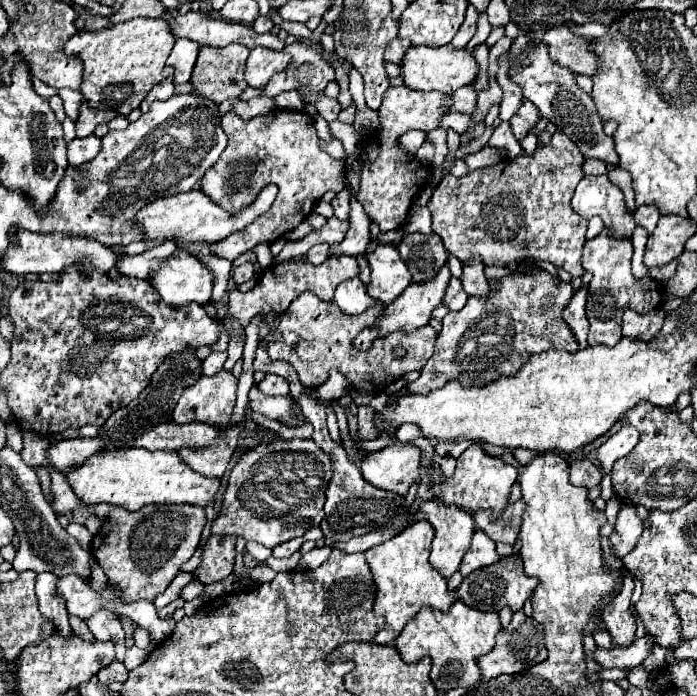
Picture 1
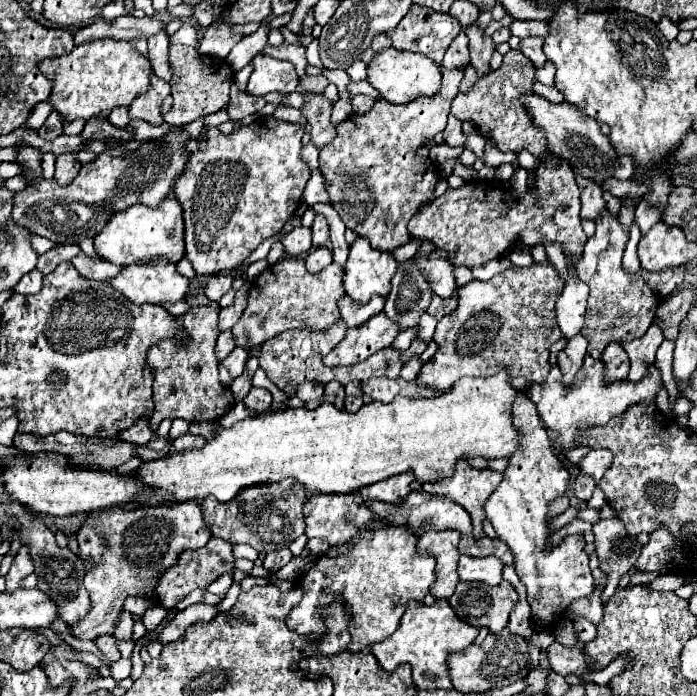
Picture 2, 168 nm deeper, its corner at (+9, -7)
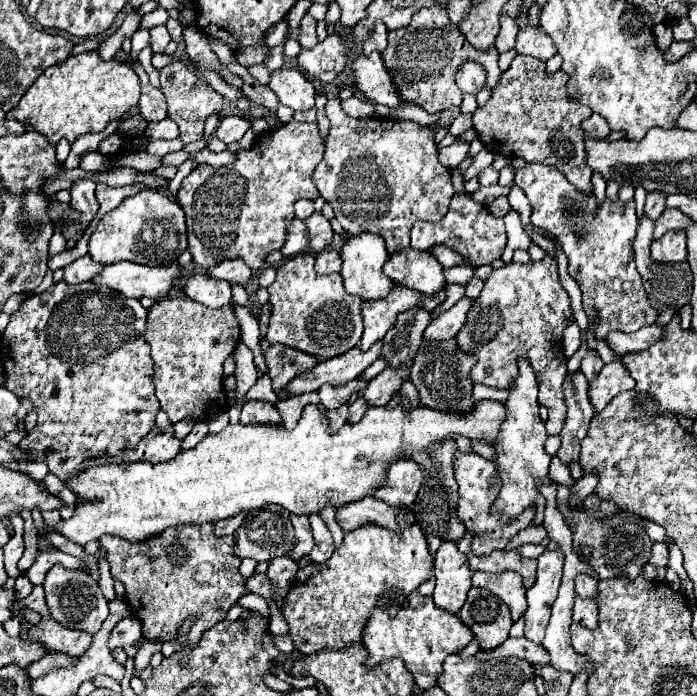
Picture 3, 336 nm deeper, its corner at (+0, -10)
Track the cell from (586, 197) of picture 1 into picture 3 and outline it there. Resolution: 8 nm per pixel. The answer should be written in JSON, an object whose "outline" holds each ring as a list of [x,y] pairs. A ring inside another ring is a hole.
{"outline":[[[517,56],[507,72],[503,72],[499,84],[495,86],[491,100],[483,106],[477,108],[473,114],[473,128],[477,132],[477,138],[487,144],[485,148],[491,150],[493,154],[501,156],[519,156],[527,164],[529,162],[541,162],[541,164],[553,164],[557,166],[567,180],[577,188],[577,190],[591,190],[591,174],[593,170],[589,164],[585,164],[585,142],[581,140],[581,122],[589,118],[593,112],[585,108],[583,104],[577,104],[577,100],[567,96],[567,76],[565,72],[555,72],[547,74],[545,62],[531,58],[531,56]]]}

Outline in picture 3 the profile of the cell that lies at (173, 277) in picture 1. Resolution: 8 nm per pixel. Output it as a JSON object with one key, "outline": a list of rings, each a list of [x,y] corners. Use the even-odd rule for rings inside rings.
{"outline":[[[117,262],[117,264],[105,264],[103,270],[91,280],[95,284],[113,288],[127,298],[163,298],[169,294],[175,282],[179,282],[179,268],[167,266],[167,268],[151,268],[141,266],[133,262]]]}

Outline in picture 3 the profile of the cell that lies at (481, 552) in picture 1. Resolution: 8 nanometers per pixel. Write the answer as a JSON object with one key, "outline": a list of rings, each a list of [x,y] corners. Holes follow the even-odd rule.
{"outline":[[[473,572],[473,586],[487,588],[495,596],[499,596],[511,610],[513,622],[517,622],[527,608],[527,598],[525,598],[525,586],[521,582],[521,576],[515,572],[501,572],[501,574],[491,574],[491,572]]]}

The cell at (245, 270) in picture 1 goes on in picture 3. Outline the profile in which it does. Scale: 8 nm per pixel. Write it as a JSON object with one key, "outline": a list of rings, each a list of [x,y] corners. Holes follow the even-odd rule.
{"outline":[[[189,274],[183,282],[185,296],[209,308],[221,308],[231,302],[231,284],[227,280],[215,280],[207,274]]]}

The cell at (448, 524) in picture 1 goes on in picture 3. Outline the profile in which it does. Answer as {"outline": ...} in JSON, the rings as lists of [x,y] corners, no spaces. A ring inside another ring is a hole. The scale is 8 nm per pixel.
{"outline":[[[443,542],[435,554],[433,572],[437,576],[431,596],[435,606],[457,614],[465,604],[467,592],[471,590],[471,570],[467,566],[467,556],[457,550],[455,542]]]}

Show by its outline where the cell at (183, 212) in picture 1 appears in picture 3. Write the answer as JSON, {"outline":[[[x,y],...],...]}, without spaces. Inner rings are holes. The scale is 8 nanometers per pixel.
{"outline":[[[141,190],[135,196],[125,198],[115,210],[105,214],[97,228],[89,236],[89,256],[101,264],[113,264],[121,260],[169,266],[175,264],[181,252],[187,248],[185,214],[181,206],[159,190]]]}

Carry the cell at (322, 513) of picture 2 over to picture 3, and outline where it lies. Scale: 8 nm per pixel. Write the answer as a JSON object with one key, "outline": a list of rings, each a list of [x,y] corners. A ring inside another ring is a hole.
{"outline":[[[291,514],[293,520],[293,528],[295,530],[295,540],[297,544],[293,546],[293,550],[287,554],[291,560],[299,562],[303,556],[309,556],[311,548],[313,548],[313,534],[311,534],[311,526],[309,526],[309,518],[307,515]]]}

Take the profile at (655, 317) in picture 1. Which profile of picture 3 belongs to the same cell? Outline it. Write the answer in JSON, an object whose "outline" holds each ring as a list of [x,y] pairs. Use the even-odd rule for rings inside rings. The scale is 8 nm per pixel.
{"outline":[[[619,360],[605,364],[603,370],[595,376],[595,380],[589,382],[589,400],[595,408],[595,414],[599,414],[617,394],[633,388],[635,382]]]}

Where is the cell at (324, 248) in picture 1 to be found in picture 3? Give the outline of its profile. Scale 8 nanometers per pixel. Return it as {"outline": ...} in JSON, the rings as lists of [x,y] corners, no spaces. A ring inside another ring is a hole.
{"outline":[[[325,250],[315,256],[315,270],[319,274],[333,274],[341,270],[341,256],[335,250]]]}

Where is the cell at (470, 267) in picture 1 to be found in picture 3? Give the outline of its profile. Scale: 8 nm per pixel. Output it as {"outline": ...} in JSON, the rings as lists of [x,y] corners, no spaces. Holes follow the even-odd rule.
{"outline":[[[413,248],[393,252],[385,262],[383,272],[393,282],[427,296],[437,294],[441,288],[445,288],[443,266],[429,252],[417,252]]]}

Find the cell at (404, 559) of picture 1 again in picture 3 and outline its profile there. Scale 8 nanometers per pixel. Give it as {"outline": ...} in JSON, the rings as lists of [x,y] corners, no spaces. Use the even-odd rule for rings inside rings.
{"outline":[[[409,512],[397,514],[399,534],[377,524],[365,524],[345,534],[343,544],[323,562],[309,562],[299,568],[295,584],[289,590],[283,618],[289,624],[289,636],[301,654],[315,654],[325,648],[341,650],[349,642],[359,642],[365,622],[375,608],[375,598],[387,590],[399,588],[411,594],[425,582],[433,570],[433,558],[427,552],[427,540]]]}

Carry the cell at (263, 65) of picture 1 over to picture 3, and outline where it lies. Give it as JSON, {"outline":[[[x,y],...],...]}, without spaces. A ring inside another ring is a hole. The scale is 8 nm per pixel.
{"outline":[[[275,70],[269,88],[277,94],[279,102],[291,110],[309,110],[315,106],[315,88],[299,70]]]}

